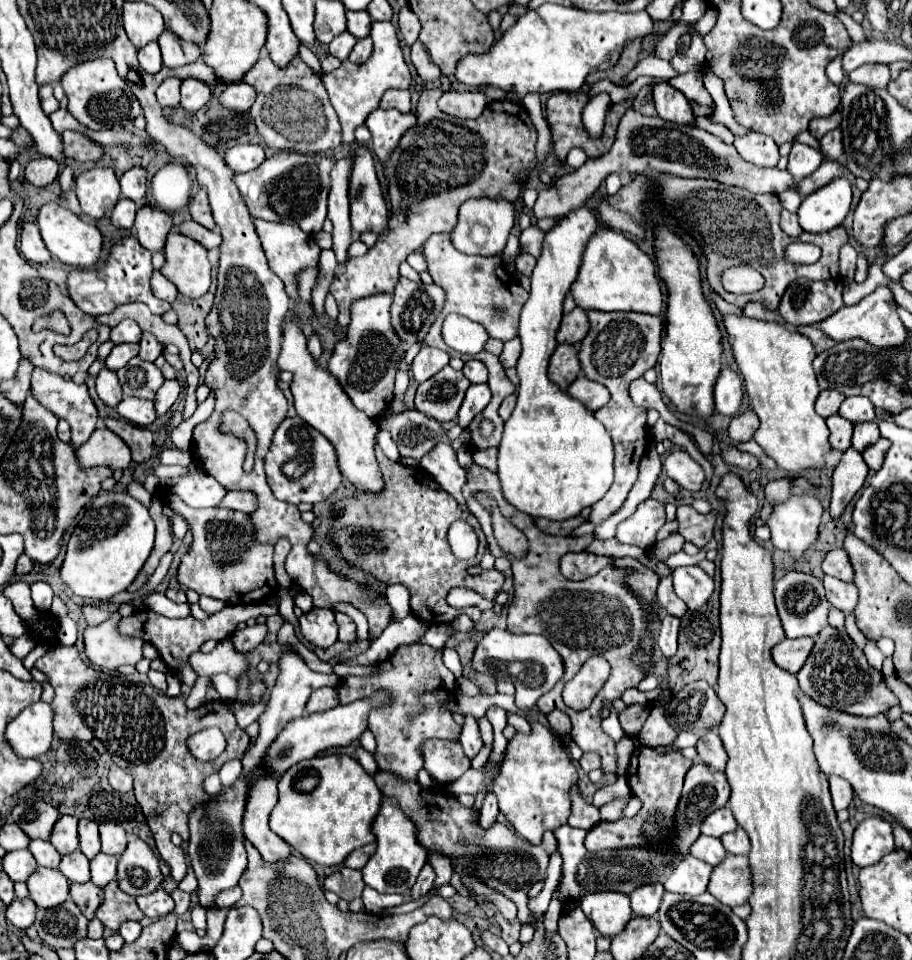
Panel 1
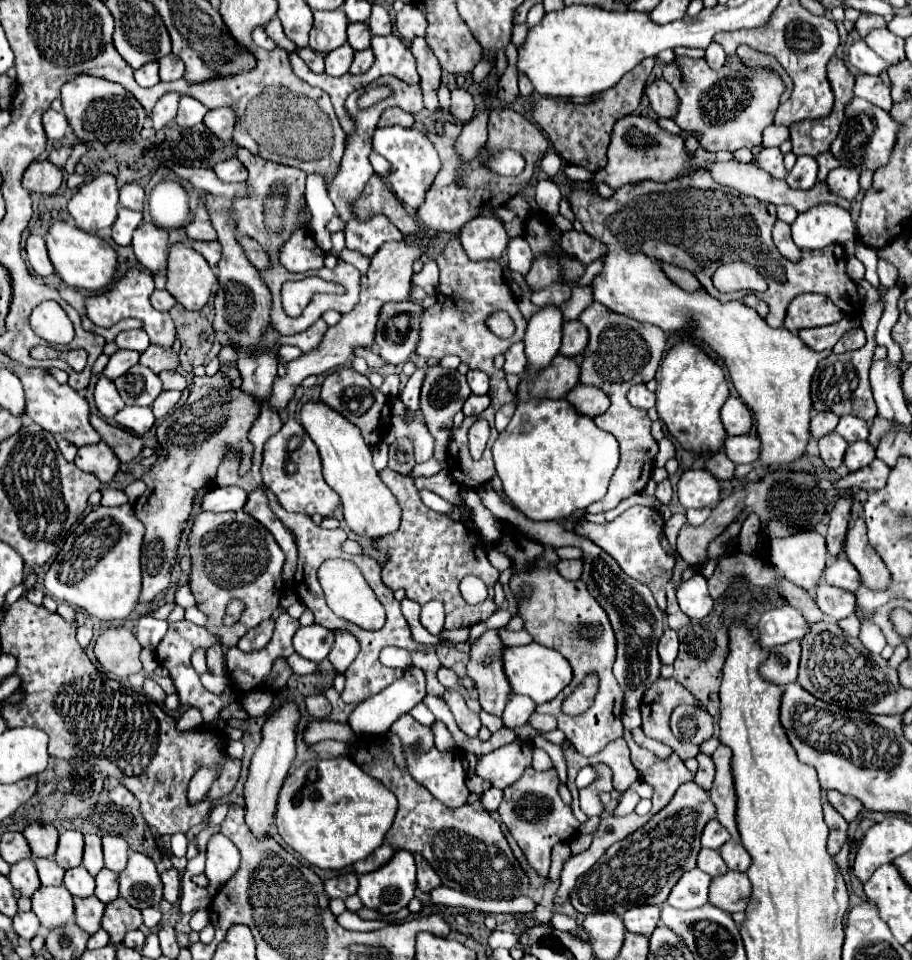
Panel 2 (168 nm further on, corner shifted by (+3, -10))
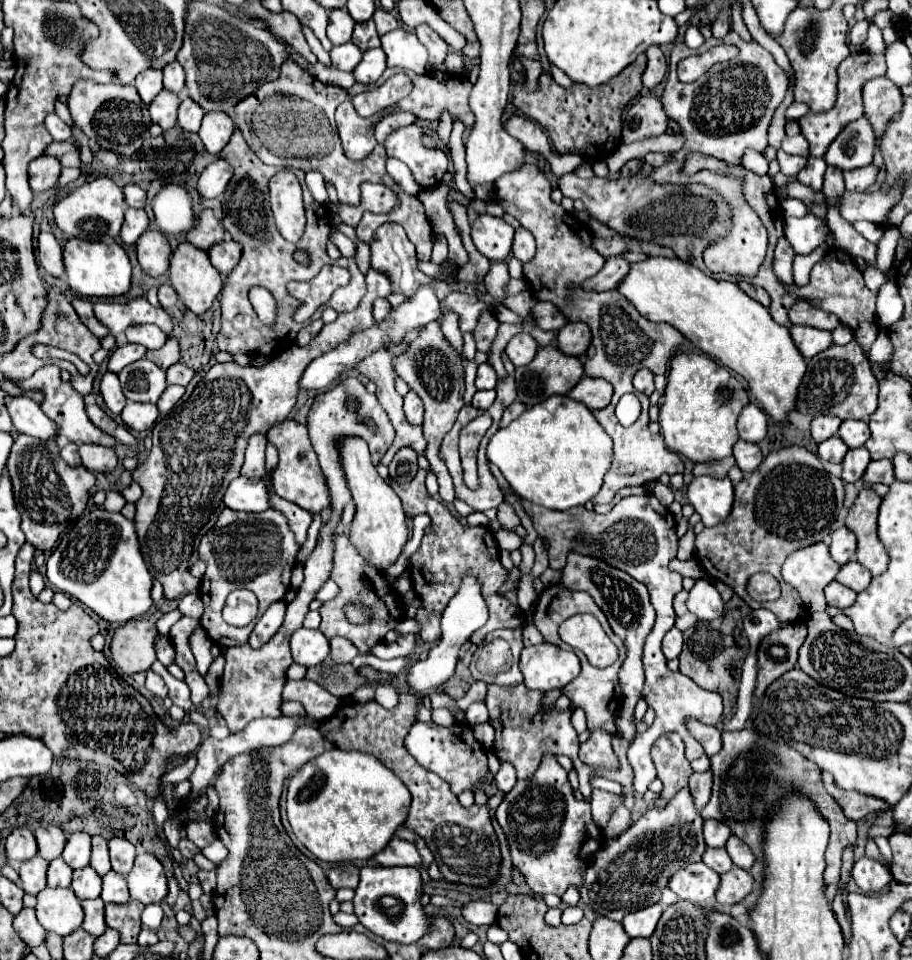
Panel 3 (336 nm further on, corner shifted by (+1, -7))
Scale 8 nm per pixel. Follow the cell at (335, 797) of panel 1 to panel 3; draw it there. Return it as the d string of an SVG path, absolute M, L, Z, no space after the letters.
M328 749L322 755L308 761L290 779L288 801L286 801L288 821L292 825L294 835L304 843L304 847L314 857L328 863L366 861L374 857L378 851L382 851L388 845L396 827L406 821L408 807L410 807L410 791L388 767L384 767L384 763L380 763L370 753L340 751L340 749Z

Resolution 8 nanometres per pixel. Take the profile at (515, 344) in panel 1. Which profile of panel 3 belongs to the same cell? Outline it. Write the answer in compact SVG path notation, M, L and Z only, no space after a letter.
M528 331L512 337L510 343L506 345L506 353L508 353L510 361L512 361L516 367L528 365L528 363L534 359L536 351L538 351L538 345L536 345L534 337L532 337Z

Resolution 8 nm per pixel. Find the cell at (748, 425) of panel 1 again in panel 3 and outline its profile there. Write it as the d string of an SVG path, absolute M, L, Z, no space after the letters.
M738 441L734 445L734 459L736 459L736 465L744 473L750 473L750 471L754 471L762 463L764 455L762 455L762 451L760 451L758 445L746 443L746 441Z

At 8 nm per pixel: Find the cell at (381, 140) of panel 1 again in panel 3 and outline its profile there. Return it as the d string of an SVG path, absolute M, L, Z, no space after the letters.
M408 125L398 131L394 131L384 147L388 157L396 157L404 161L410 171L414 173L420 187L436 187L440 185L442 177L448 173L448 155L442 149L430 149L424 147L422 137L426 135L426 129L420 125Z

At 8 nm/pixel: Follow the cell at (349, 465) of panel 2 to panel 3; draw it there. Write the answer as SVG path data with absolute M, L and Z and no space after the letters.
M344 439L340 443L340 449L342 449L340 453L342 453L342 465L346 471L348 487L356 503L356 517L350 525L350 543L356 547L356 551L366 559L370 567L374 567L378 573L386 573L388 567L396 563L396 559L402 553L402 547L408 541L408 523L400 497L378 475L376 467L370 461L370 451L366 441Z

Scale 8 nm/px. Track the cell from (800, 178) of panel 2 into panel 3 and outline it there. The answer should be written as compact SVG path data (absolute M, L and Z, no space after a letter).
M810 157L808 165L798 173L798 181L808 185L814 191L822 191L822 183L824 183L824 171L826 171L826 163L824 159L816 159Z

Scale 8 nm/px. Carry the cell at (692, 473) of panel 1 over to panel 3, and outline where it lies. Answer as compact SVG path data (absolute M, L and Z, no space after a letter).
M696 477L688 485L688 499L700 513L704 527L714 527L730 515L734 503L734 487L728 477L726 479Z

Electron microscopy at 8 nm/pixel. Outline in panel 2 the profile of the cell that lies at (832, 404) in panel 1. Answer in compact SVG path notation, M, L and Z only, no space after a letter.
M818 412L812 422L810 422L810 430L814 434L814 438L822 438L826 434L830 434L838 424L838 416L832 412Z

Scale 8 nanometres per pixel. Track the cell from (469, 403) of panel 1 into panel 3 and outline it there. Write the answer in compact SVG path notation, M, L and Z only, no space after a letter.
M492 389L492 391L476 391L476 393L474 393L474 399L472 399L472 405L474 405L476 409L486 411L486 409L494 403L494 399L496 399L496 391L494 391L494 389Z

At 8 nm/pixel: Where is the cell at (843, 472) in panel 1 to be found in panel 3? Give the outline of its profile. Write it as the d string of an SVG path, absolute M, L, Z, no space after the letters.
M846 527L834 529L830 543L830 555L834 557L834 561L846 565L850 559L854 559L854 553L856 553L856 535Z

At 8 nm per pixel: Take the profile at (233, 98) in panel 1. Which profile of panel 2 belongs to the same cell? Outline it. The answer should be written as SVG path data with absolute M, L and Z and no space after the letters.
M230 106L224 108L216 108L216 110L208 110L208 114L204 116L204 124L222 140L230 140L232 132L234 132L234 124L236 124L236 112Z

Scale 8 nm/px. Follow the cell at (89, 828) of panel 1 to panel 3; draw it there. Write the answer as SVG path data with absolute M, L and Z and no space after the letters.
M100 835L92 837L92 861L90 867L96 869L96 873L100 877L104 877L112 867L110 867L110 859L108 859L108 845L106 839Z

